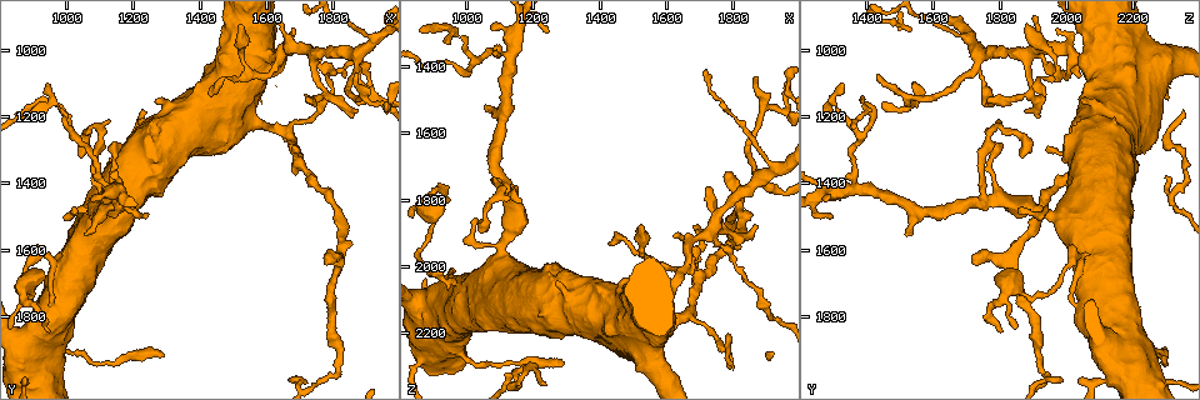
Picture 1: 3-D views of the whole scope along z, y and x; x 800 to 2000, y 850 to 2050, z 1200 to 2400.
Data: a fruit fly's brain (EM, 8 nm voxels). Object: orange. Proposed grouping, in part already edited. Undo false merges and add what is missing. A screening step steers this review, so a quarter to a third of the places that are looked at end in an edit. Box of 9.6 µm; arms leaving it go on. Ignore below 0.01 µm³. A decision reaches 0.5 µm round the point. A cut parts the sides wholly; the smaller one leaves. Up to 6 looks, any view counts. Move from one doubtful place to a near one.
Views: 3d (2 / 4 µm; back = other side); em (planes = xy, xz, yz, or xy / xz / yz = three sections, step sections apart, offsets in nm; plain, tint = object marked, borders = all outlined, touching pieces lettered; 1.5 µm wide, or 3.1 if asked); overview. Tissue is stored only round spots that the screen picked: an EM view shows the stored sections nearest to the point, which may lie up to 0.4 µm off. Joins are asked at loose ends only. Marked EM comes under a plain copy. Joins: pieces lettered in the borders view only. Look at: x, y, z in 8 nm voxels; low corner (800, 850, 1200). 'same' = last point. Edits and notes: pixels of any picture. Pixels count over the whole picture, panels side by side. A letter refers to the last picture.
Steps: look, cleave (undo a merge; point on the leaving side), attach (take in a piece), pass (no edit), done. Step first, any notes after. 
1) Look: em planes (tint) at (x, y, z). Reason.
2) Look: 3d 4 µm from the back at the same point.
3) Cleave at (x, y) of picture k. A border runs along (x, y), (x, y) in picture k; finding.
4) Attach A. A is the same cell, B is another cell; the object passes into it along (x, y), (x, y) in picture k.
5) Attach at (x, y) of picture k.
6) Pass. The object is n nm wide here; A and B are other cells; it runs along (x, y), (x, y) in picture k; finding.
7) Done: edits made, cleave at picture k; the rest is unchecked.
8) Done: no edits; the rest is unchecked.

Look: em yz step 4 (tint) at (1890, 1150, 1520). Abrupt turn.

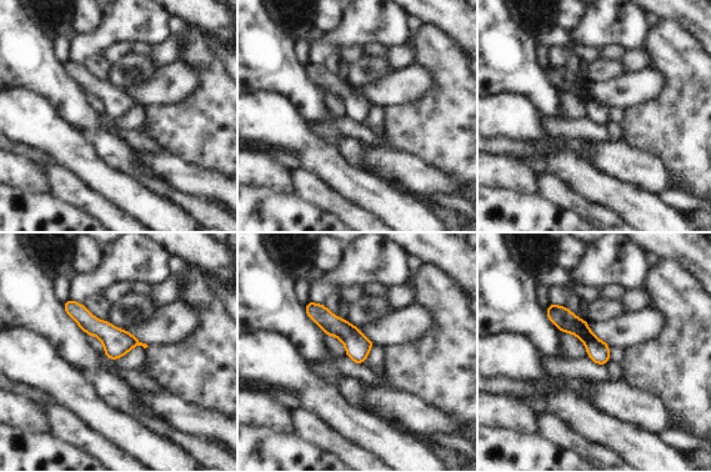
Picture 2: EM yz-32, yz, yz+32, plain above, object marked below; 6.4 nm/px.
Look: em planes (borders) at the same point. Another direction.

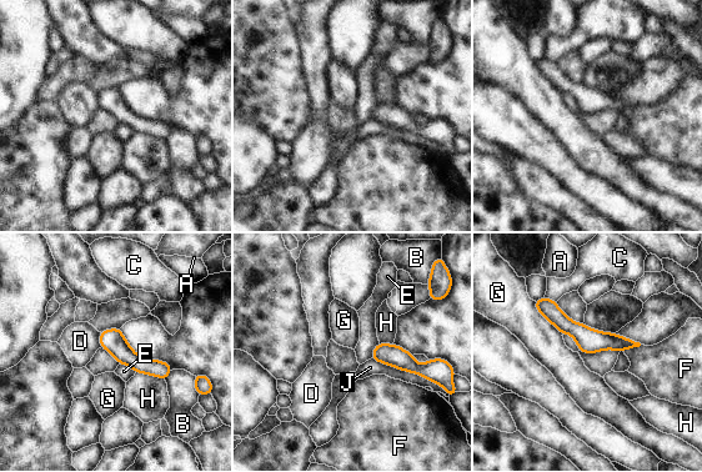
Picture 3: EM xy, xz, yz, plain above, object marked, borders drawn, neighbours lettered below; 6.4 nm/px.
Pass. The object is 140 nm wide here; the longest contact is with J, 440 nm; A, B, C, D, E, F, G, H and J are other cells; one neuron here.

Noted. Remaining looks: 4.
Look: 3d 4 µm from the back at (1740, 1000, 1890). Four or more arms meet.

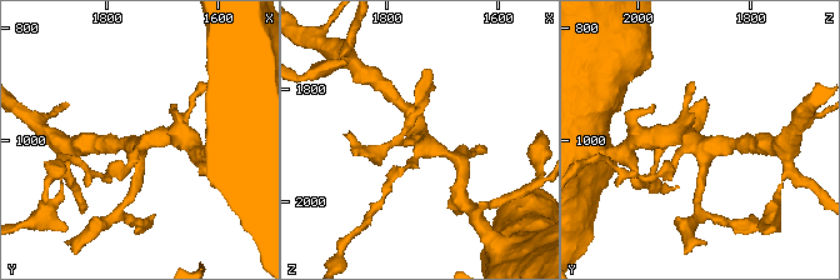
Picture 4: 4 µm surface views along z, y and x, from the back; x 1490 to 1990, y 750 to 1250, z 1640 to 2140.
Look: em planes (tint) at (1745, 1010, 1885). Need the tissue.

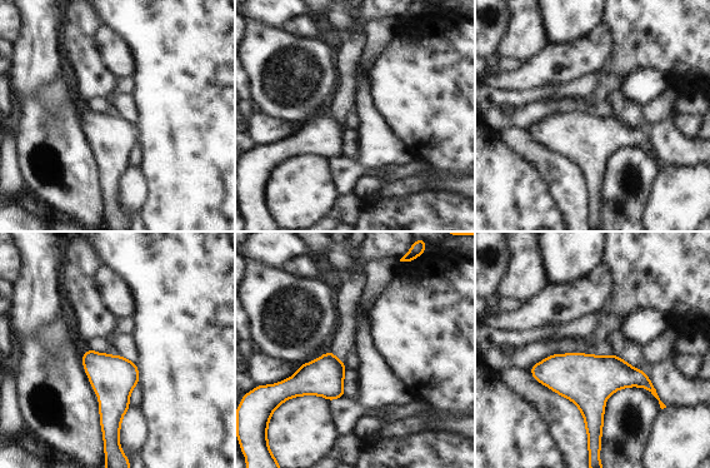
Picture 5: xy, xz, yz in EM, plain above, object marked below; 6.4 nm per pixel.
Look: em planes (borders) at the same point. What lies round it.

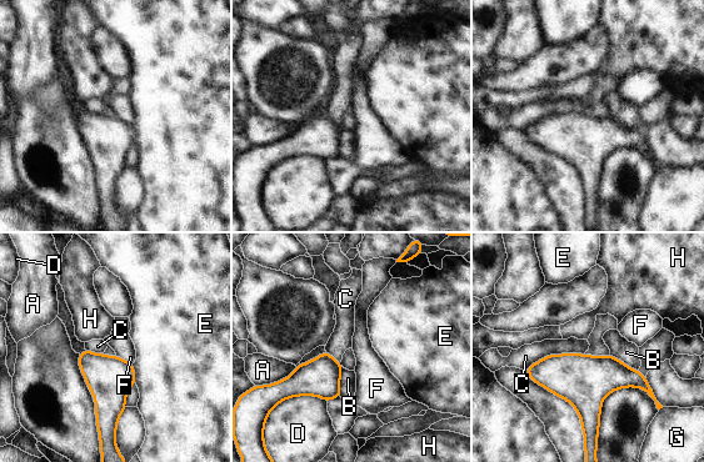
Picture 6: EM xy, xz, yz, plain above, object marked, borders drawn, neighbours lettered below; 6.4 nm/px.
Pass. A, B, C, D, E, F, G and H are other cells; 4 arms meet here; a border runs along (116, 355), (131, 365) in picture 6; one neuron here.

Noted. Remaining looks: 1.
Done: no edits; the rest is unchecked.

